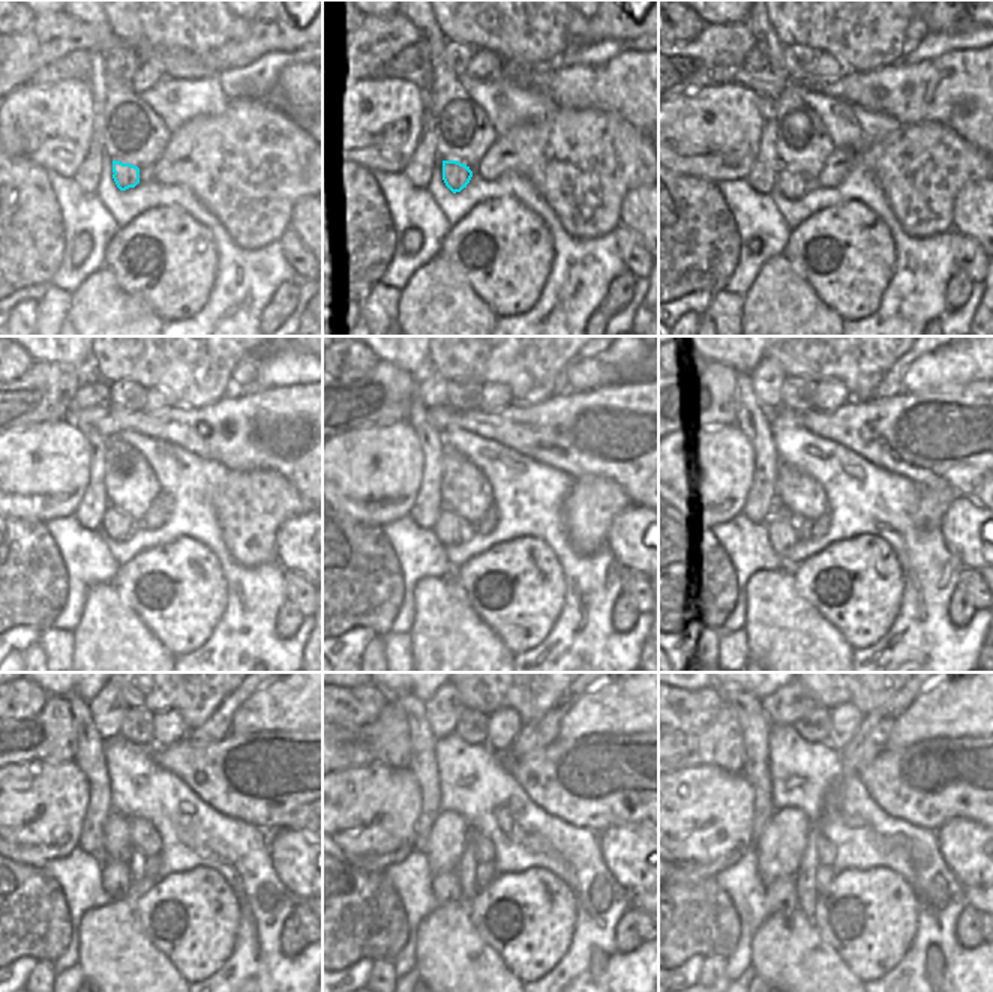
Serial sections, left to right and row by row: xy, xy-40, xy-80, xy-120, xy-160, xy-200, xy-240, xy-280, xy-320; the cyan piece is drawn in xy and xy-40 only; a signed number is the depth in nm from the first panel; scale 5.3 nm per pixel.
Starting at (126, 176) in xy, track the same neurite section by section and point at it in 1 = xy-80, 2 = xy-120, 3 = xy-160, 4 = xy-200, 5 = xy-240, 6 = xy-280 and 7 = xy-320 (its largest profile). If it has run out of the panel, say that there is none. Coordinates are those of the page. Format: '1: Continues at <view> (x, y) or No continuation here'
1: Continues at xy-80 (791, 183)
2: Continues at xy-120 (117, 526)
3: Continues at xy-160 (450, 529)
4: Continues at xy-200 (783, 535)
5: Continues at xy-240 (114, 875)
6: Continues at xy-280 (446, 887)
7: Continues at xy-320 (780, 895)

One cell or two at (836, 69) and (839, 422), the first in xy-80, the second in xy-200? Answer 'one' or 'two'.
two

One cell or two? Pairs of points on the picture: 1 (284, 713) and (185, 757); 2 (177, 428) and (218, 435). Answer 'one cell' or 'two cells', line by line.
1: two cells
2: one cell

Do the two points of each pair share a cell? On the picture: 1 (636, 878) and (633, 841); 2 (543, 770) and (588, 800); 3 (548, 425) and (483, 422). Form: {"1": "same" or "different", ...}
{"1": "same", "2": "same", "3": "same"}

